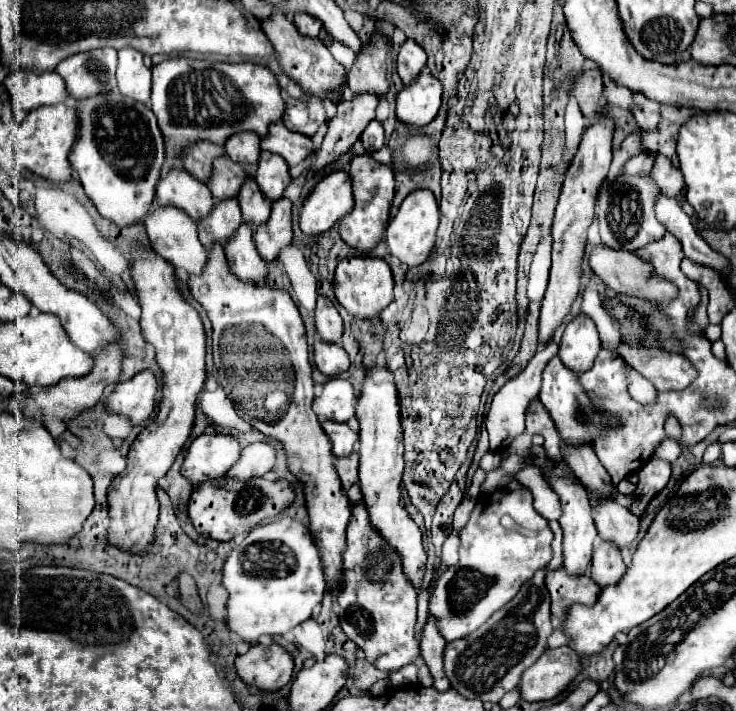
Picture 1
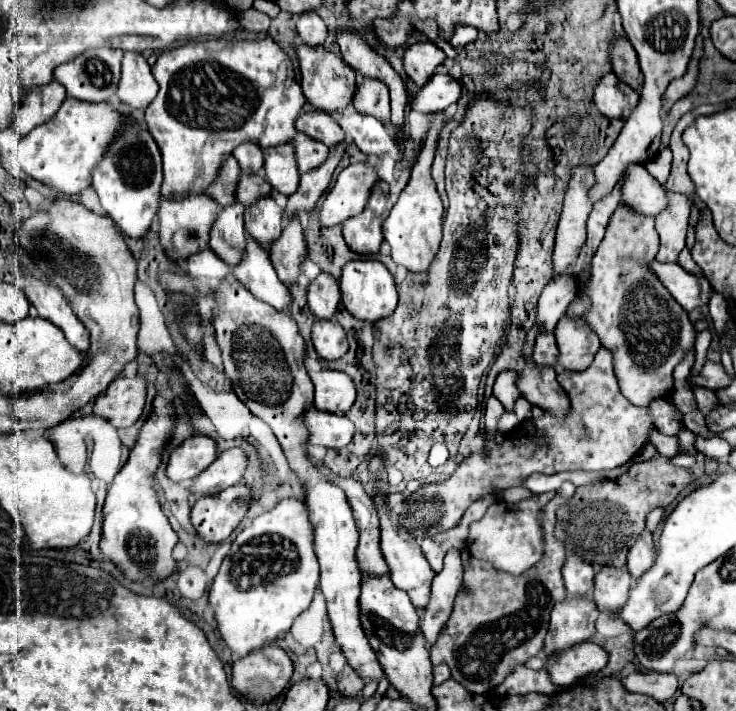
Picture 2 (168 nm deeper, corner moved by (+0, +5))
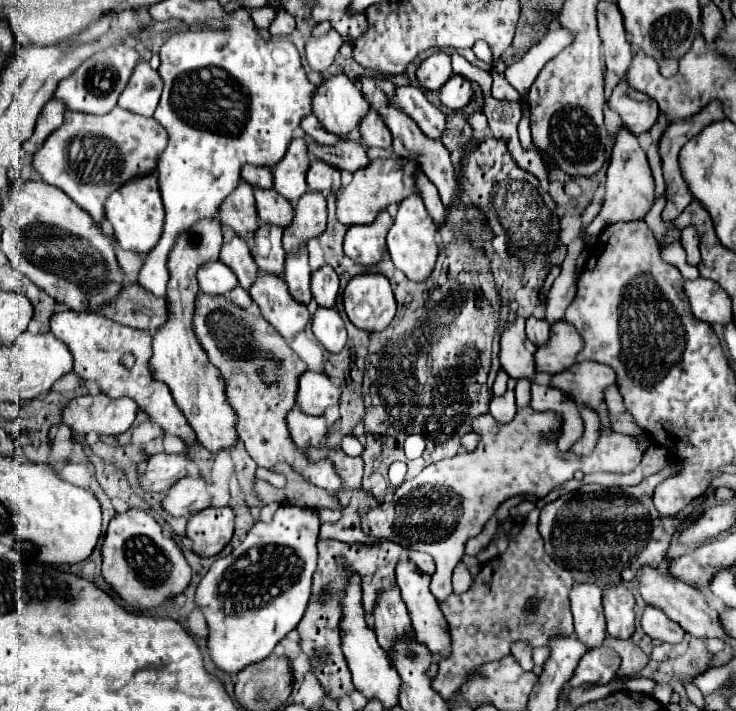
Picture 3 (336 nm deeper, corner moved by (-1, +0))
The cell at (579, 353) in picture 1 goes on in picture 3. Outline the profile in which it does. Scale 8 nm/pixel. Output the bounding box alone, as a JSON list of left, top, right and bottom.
[533,320,581,374]

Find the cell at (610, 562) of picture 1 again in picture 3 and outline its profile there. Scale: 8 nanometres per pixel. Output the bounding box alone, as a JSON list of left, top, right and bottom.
[603,588,635,640]

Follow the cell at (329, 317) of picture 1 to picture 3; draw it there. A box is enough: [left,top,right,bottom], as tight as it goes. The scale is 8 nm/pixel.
[311,266,339,308]

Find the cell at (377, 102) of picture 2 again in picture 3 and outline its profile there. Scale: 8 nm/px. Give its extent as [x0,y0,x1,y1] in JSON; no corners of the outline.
[359,112,391,150]

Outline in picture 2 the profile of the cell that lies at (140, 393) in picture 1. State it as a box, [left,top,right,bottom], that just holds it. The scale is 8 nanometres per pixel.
[94,375,146,427]

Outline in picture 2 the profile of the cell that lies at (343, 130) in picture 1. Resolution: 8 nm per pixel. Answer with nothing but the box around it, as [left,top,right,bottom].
[286,141,348,217]

